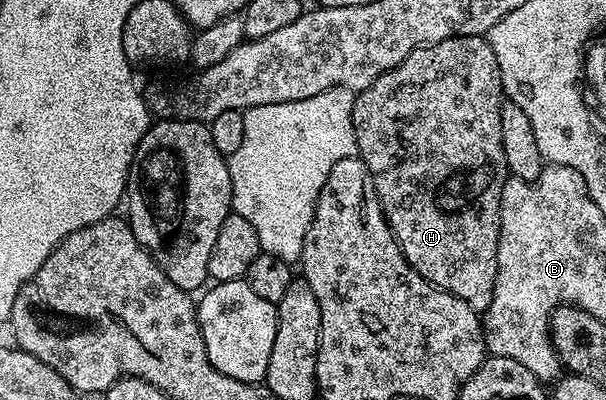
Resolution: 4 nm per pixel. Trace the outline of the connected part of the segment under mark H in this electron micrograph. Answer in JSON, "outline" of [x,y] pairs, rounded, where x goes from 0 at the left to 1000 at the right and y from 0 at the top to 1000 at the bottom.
{"outline":[[[748,90],[733,105],[719,105],[680,125],[680,135],[673,135],[673,145],[667,145],[667,155],[660,155],[647,175],[627,185],[627,195],[620,195],[620,205],[614,205],[614,215],[589,233],[581,275],[591,390],[607,415],[607,425],[614,435],[620,485],[627,495],[630,533],[644,558],[644,583],[653,595],[667,645],[708,710],[716,710],[739,735],[772,755],[772,765],[779,765],[779,775],[790,785],[800,783],[802,768],[812,755],[812,735],[818,725],[822,608],[825,605],[825,495],[828,493],[828,468],[838,445],[835,398],[832,395],[832,355],[825,345],[825,275],[830,258],[828,188],[807,98],[802,90]]]}

